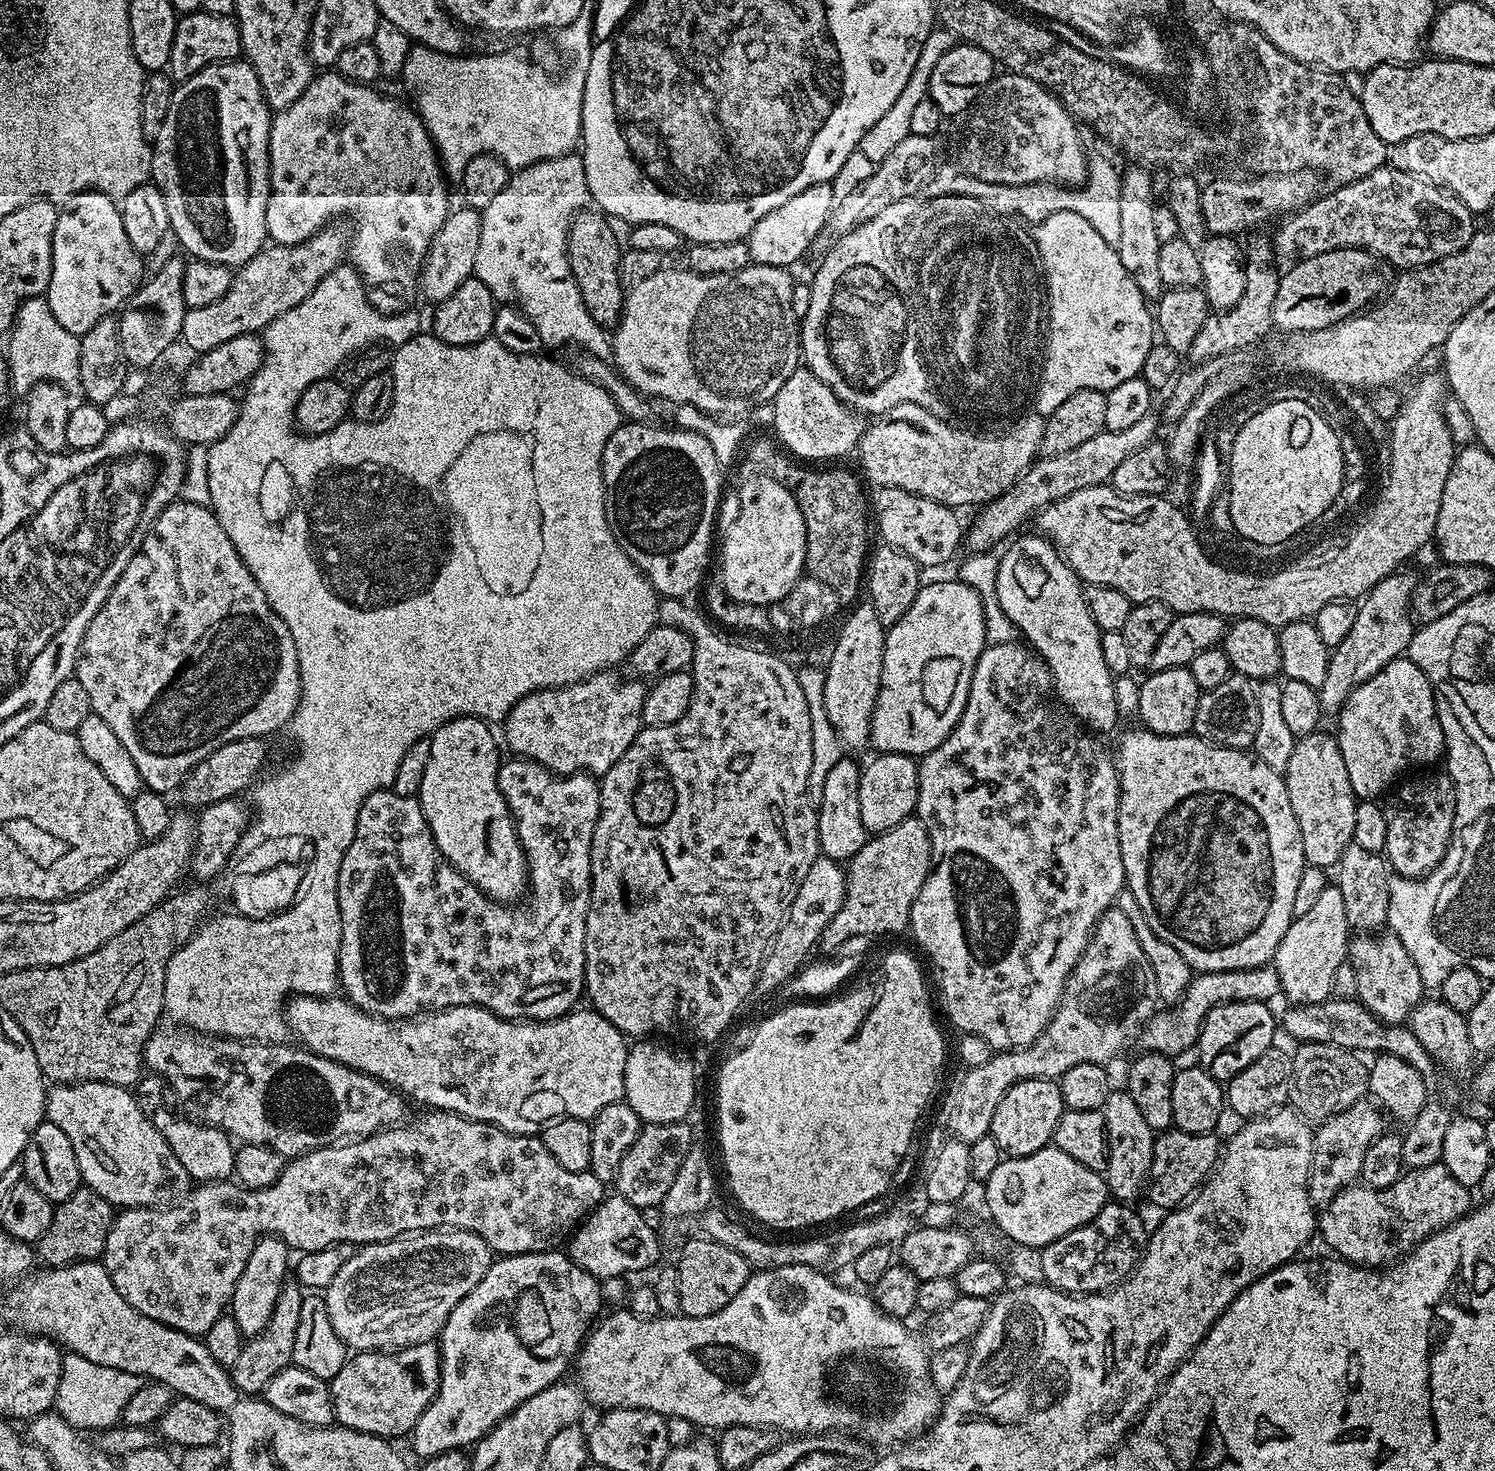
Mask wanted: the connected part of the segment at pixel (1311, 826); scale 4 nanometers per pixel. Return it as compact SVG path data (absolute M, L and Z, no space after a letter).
M1317 730L1297 739L1296 745L1294 746L1294 754L1290 754L1290 766L1286 766L1283 778L1284 785L1286 786L1286 794L1290 794L1290 806L1294 809L1294 818L1298 818L1298 830L1302 834L1302 850L1304 851L1305 865L1313 868L1332 870L1339 864L1342 854L1346 850L1346 846L1350 846L1354 843L1352 838L1352 835L1354 834L1354 810L1358 803L1358 797L1354 794L1354 786L1350 786L1350 773L1346 770L1346 761L1342 759L1339 739L1337 739L1333 733L1331 736L1330 733L1324 731L1325 730Z

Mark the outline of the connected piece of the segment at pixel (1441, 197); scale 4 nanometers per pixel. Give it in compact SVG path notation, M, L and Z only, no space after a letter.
M1391 166L1374 170L1366 174L1366 178L1358 178L1331 190L1333 192L1325 191L1317 195L1312 203L1291 213L1283 221L1285 224L1274 235L1274 252L1277 257L1285 256L1288 262L1295 262L1339 248L1364 248L1393 269L1407 270L1420 268L1423 264L1433 264L1450 254L1458 254L1458 250L1462 250L1478 231L1477 217L1454 193L1439 188L1437 184L1431 184L1421 176L1406 174Z

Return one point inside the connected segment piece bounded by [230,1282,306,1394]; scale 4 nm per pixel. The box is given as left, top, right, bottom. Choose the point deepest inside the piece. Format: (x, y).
(262, 1355)

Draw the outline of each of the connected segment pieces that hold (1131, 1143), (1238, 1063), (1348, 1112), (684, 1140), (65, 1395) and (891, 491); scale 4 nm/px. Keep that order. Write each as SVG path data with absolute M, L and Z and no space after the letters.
M1126 1090L1109 1092L1102 1111L1108 1135L1108 1166L1106 1169L1108 1190L1117 1201L1132 1202L1139 1192L1141 1195L1145 1191L1156 1136L1152 1128L1146 1126L1146 1118L1142 1118L1138 1105L1134 1103L1134 1098L1130 1098Z
M1232 1000L1229 1004L1219 1004L1206 1014L1204 1024L1200 1027L1199 1067L1205 1068L1215 1080L1227 1082L1232 1077L1246 1070L1258 1054L1273 1047L1278 1032L1278 1020L1272 1017L1272 1012L1263 1000Z
M1365 1098L1342 1110L1342 1114L1334 1114L1315 1129L1308 1177L1308 1197L1313 1205L1329 1204L1342 1189L1357 1183L1362 1170L1362 1157L1366 1155L1366 1150L1370 1150L1370 1142L1385 1131L1383 1119L1381 1109L1374 1106L1371 1099Z
M688 1122L675 1124L645 1123L640 1129L638 1138L634 1138L634 1146L622 1158L622 1166L618 1166L618 1174L614 1181L615 1191L626 1202L630 1202L641 1210L655 1209L666 1198L666 1190L670 1190L674 1177L678 1175L678 1166L682 1166L682 1158L694 1147L692 1128Z
M68 1352L62 1362L62 1378L58 1382L54 1411L71 1428L99 1430L105 1427L104 1415L107 1412L123 1413L126 1402L136 1393L132 1386L141 1383L141 1377L134 1374L126 1374L122 1370L114 1370L110 1366L98 1366L78 1354Z
M877 487L874 496L874 524L880 527L880 536L889 548L905 552L921 569L936 568L944 564L962 548L962 524L955 511L946 504L930 498L910 494L898 488Z

